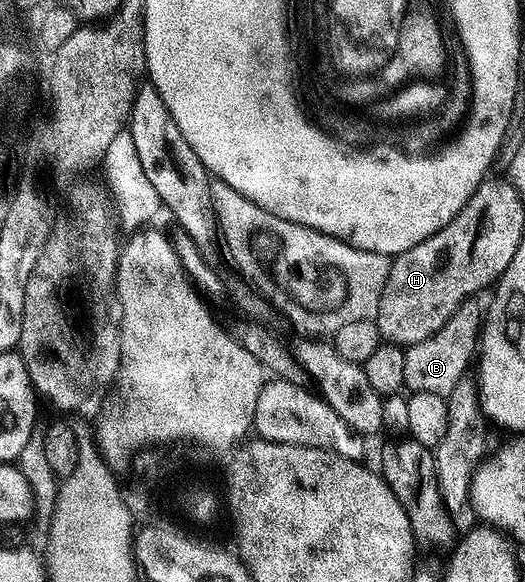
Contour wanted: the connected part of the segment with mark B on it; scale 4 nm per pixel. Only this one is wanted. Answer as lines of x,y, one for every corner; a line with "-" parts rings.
473,296
462,301
460,307
456,307
456,311
448,319
448,323
444,323
444,327
436,331
436,335
406,349
404,386
410,393
432,391
432,395
447,398
452,387
456,387
456,383
464,380
467,374
466,367
469,361
471,364
475,358
484,324
484,305
481,305
478,300
477,296

